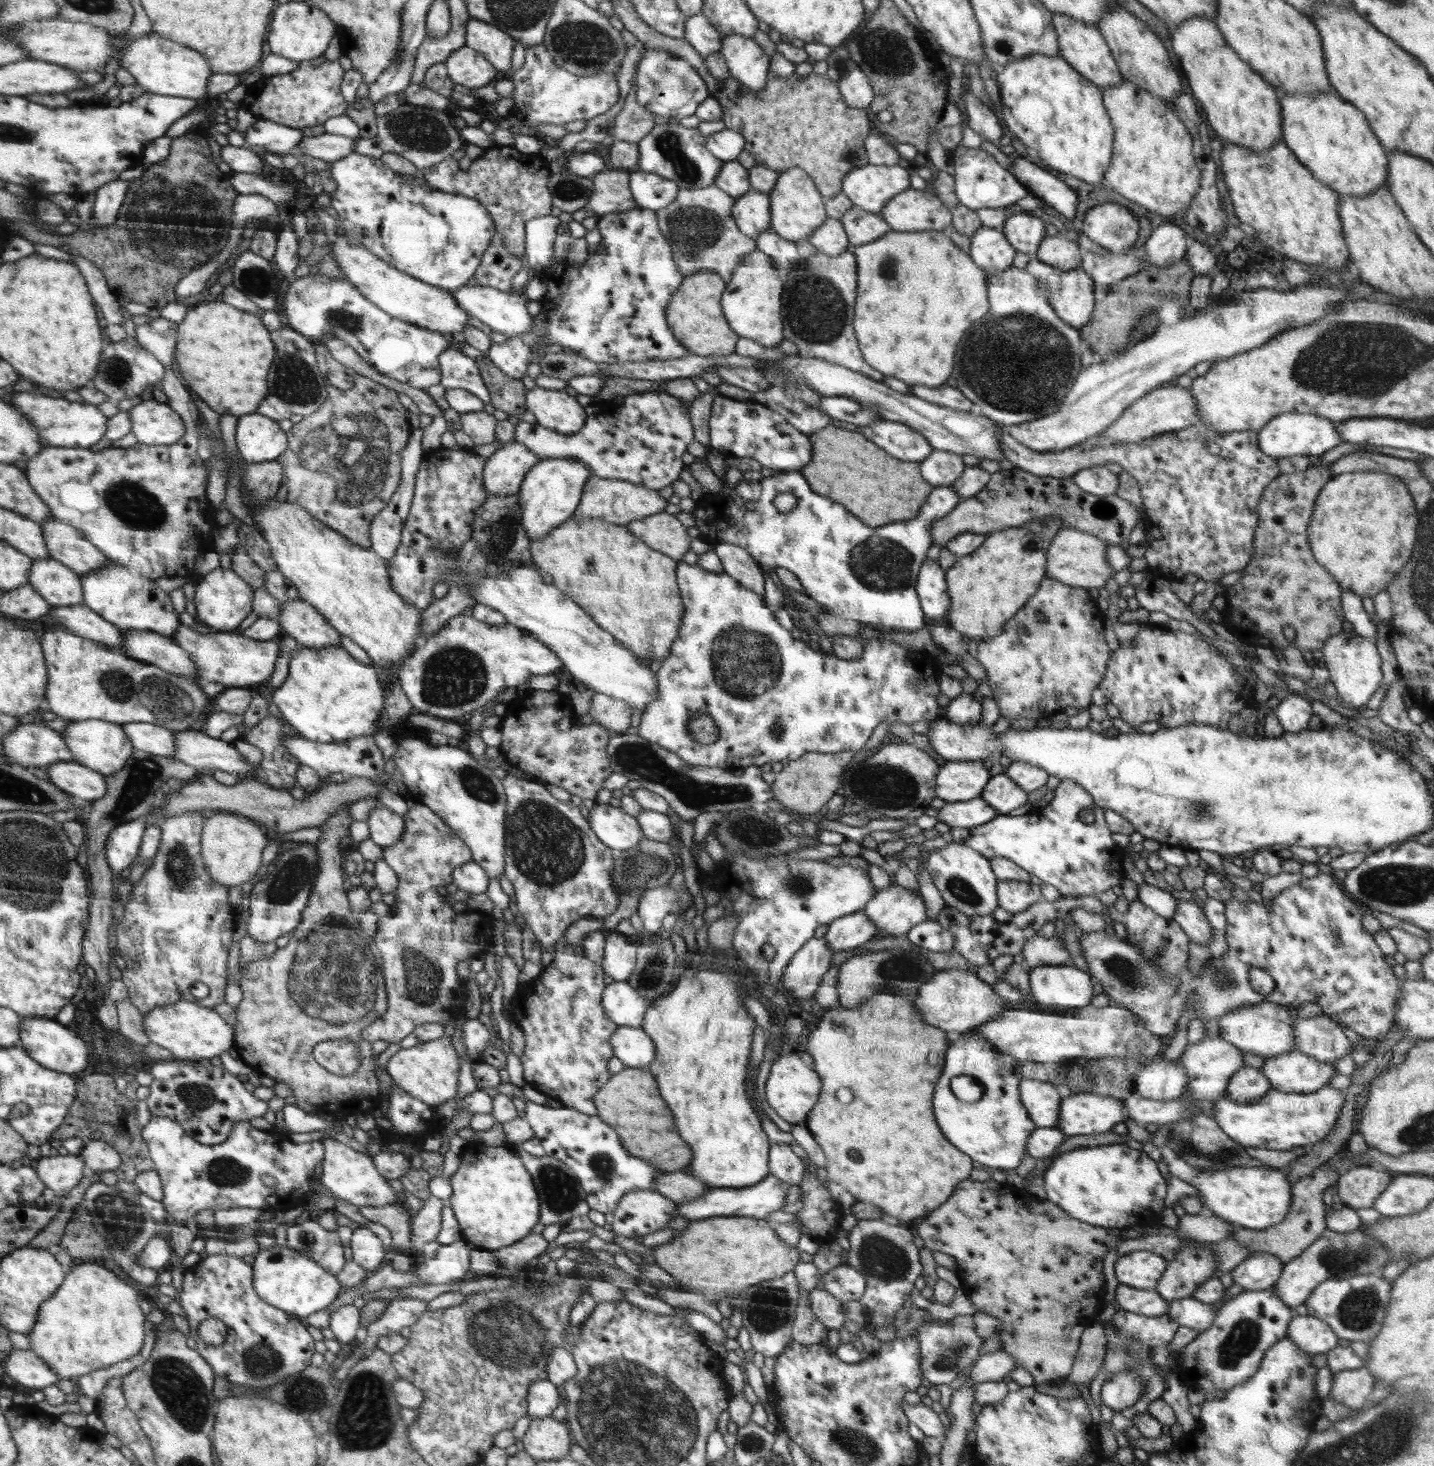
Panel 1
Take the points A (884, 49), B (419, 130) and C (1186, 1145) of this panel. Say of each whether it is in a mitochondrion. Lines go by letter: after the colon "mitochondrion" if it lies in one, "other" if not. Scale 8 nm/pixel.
A: mitochondrion
B: mitochondrion
C: mitochondrion

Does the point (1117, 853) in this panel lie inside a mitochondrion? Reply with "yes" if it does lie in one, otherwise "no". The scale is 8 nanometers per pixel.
no

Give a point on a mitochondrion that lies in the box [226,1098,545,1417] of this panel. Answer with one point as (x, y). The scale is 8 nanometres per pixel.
(261, 1363)

